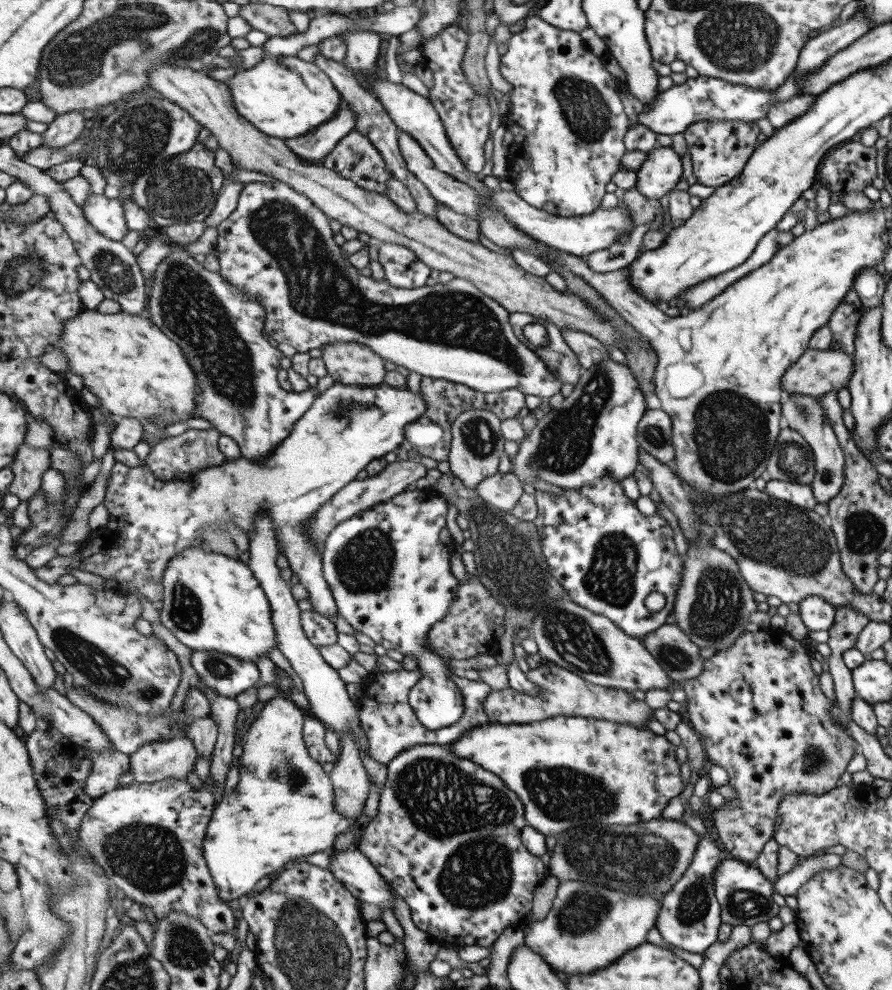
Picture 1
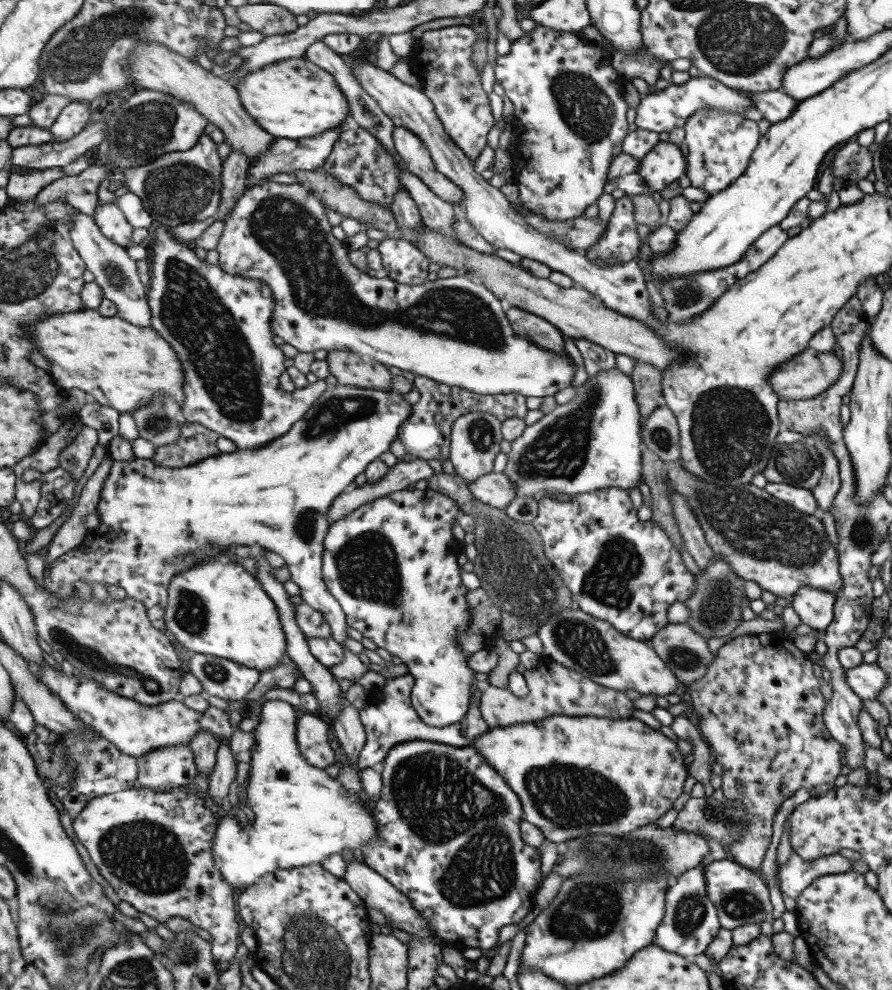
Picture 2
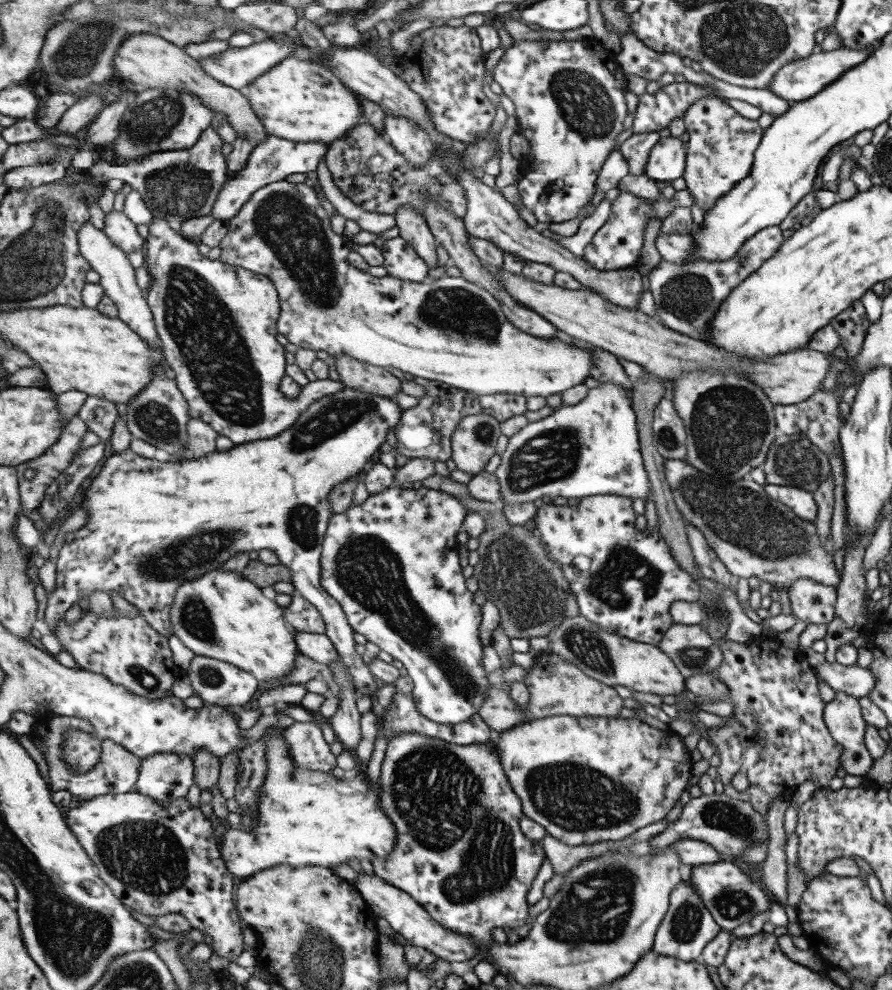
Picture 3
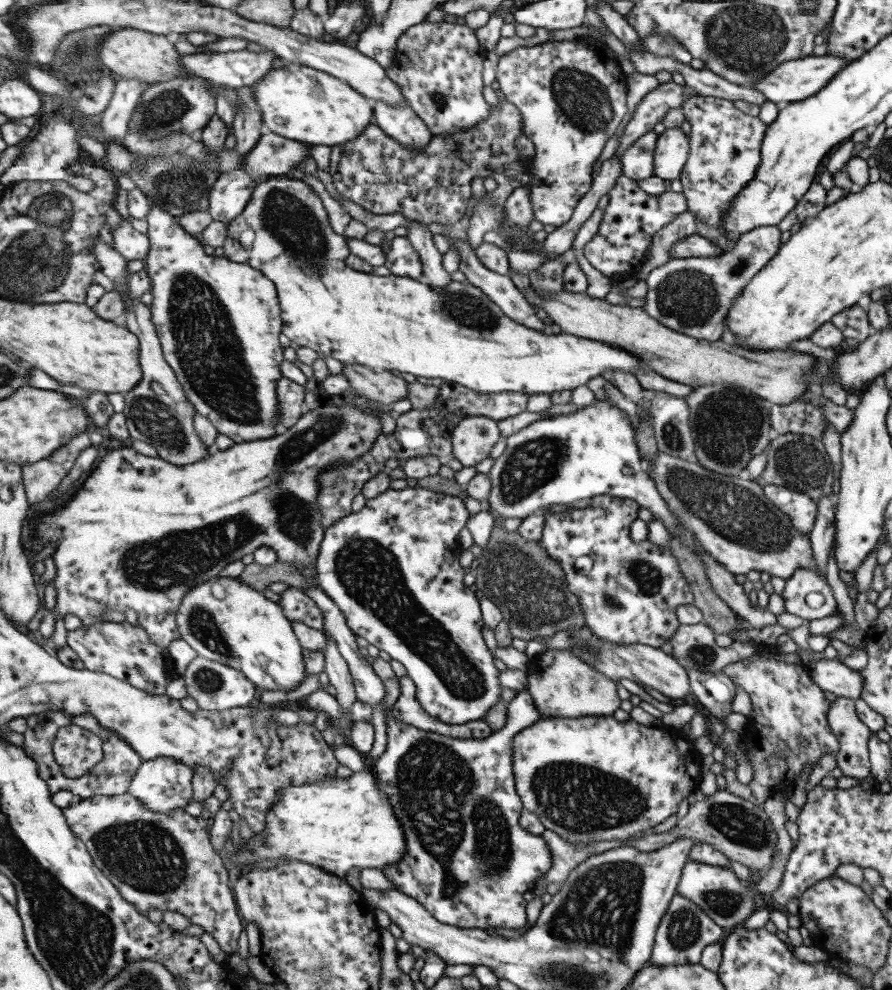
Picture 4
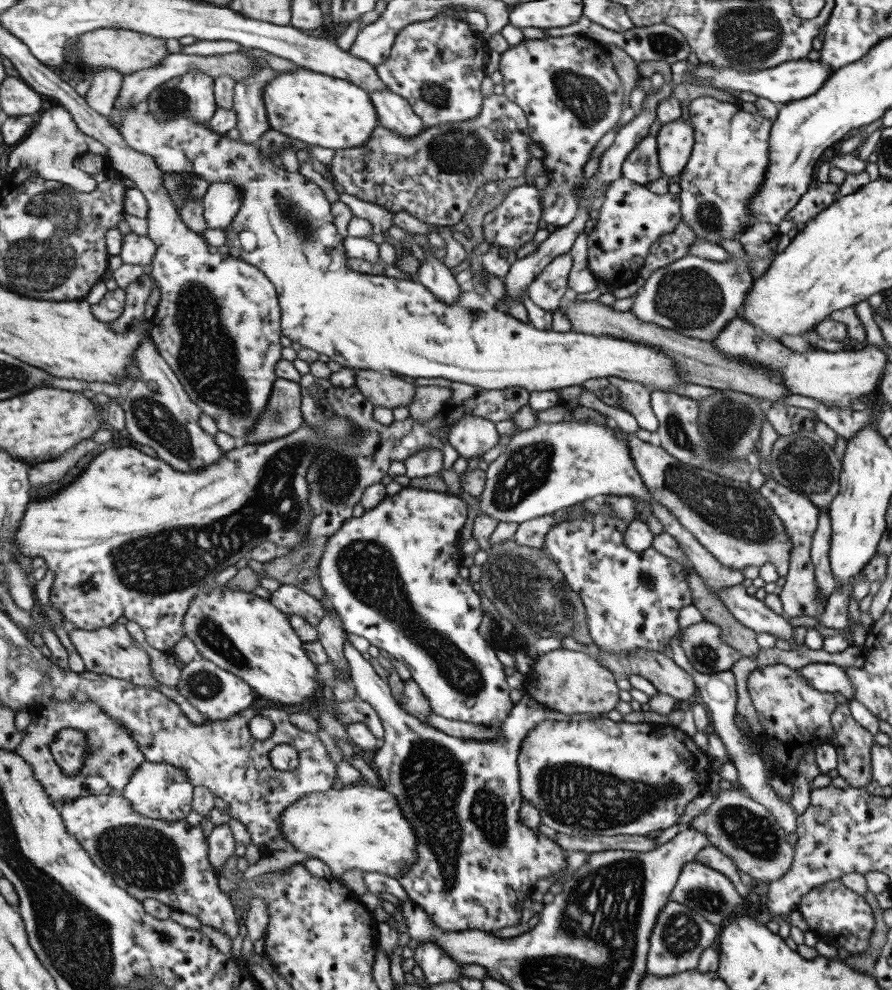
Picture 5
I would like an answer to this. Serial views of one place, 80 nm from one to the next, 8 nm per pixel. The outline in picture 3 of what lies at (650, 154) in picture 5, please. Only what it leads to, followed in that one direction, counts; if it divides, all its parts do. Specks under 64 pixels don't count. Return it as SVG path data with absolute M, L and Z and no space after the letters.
M658 132L632 134L619 147L619 152L628 164L628 173L639 176L644 174L648 152L657 143Z

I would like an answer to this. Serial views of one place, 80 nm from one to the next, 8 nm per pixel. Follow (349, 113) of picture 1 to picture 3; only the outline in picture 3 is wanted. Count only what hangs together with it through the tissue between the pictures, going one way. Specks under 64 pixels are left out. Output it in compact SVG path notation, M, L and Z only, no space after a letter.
M272 135L267 136L267 141L260 144L251 153L247 166L228 177L215 203L213 216L228 222L233 217L242 215L245 211L245 204L253 196L253 193L272 182L283 180L289 174L305 174L317 170L320 162L327 157L329 149L330 144L321 141L295 142Z

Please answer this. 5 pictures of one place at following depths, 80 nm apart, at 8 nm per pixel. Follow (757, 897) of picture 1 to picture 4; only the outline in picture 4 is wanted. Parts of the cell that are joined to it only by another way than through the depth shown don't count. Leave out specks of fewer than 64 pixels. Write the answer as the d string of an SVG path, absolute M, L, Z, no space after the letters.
M686 862L682 867L676 892L697 905L718 927L726 931L739 926L743 919L755 911L753 892L749 891L747 886L727 867Z

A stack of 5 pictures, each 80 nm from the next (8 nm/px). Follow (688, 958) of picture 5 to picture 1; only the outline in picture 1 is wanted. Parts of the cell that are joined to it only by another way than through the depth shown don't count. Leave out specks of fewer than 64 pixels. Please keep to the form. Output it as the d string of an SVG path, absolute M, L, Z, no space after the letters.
M698 836L691 862L683 871L680 880L676 880L669 892L663 895L656 916L656 928L665 944L677 950L702 955L706 948L717 941L721 922L720 904L716 901L713 888L713 875L719 861L726 857L725 852L714 838Z

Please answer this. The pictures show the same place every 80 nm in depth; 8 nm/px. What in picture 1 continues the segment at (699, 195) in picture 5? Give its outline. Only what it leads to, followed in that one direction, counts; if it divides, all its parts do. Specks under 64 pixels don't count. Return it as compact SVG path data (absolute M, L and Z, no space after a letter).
M699 121L689 125L682 133L686 150L689 152L692 174L697 183L715 187L724 185L732 178L738 177L756 147L760 130L755 123L738 121Z

